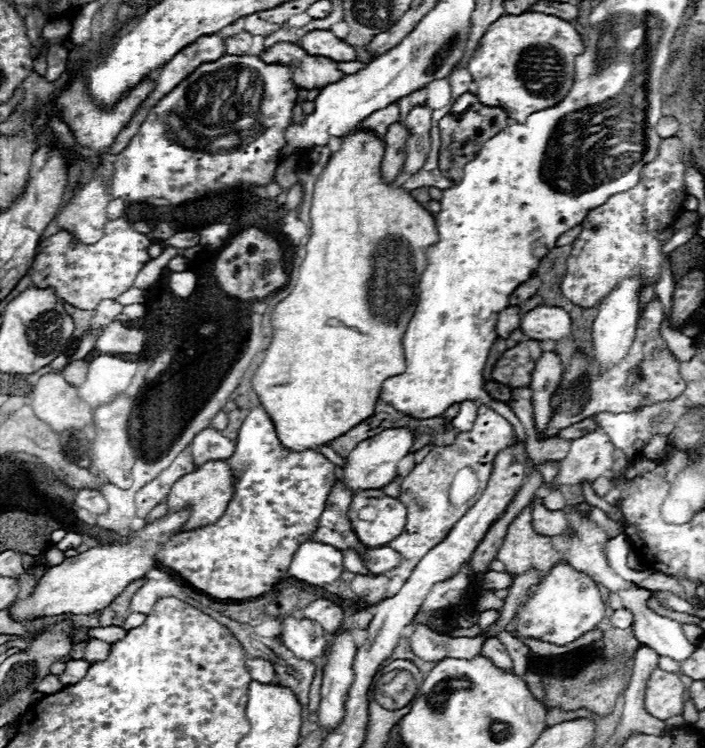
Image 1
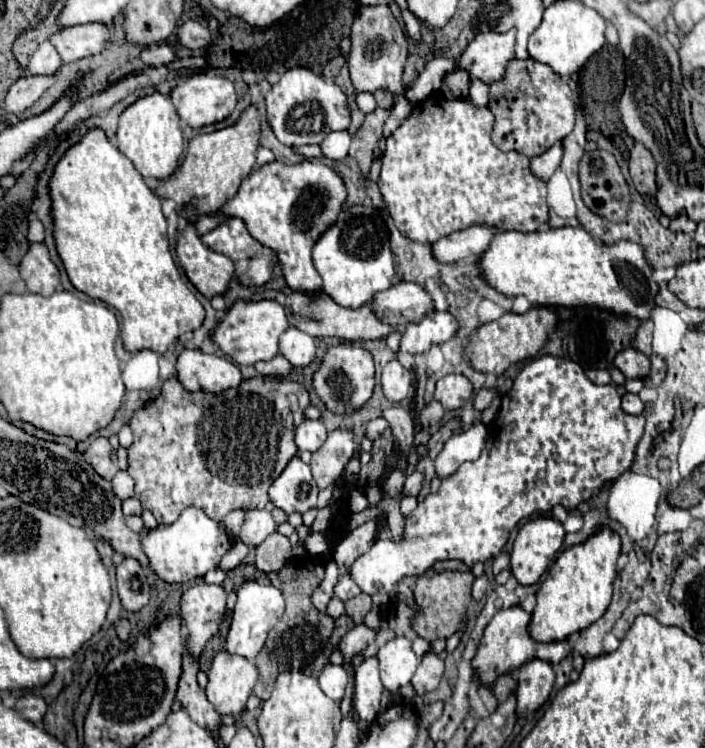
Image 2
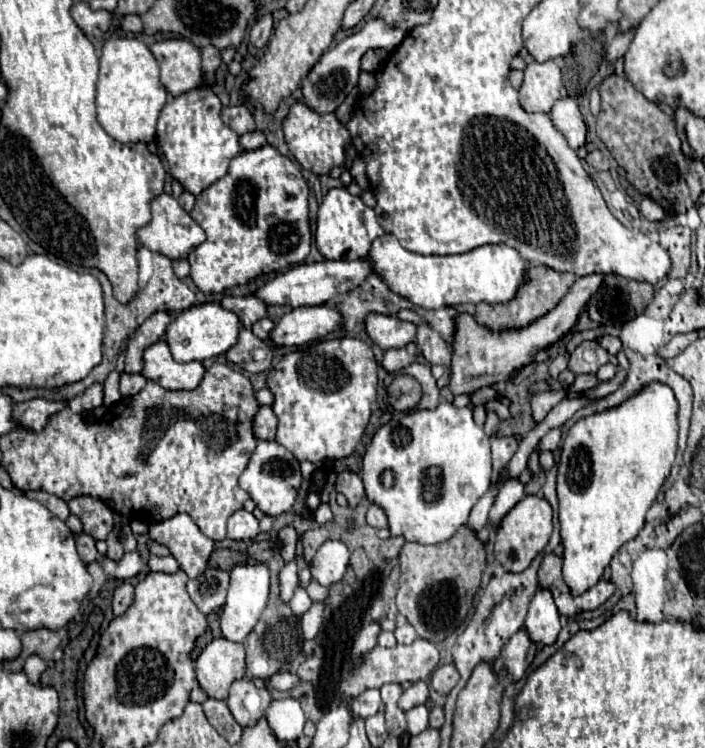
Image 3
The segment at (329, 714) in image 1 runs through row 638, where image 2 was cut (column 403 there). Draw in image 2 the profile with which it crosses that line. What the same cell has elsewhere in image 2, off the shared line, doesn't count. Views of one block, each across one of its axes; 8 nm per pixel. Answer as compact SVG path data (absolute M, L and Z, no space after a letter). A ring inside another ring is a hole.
M428 312L420 322L408 324L402 332L400 352L422 354L430 350L432 344L442 344L450 340L458 330L456 318L448 312Z

